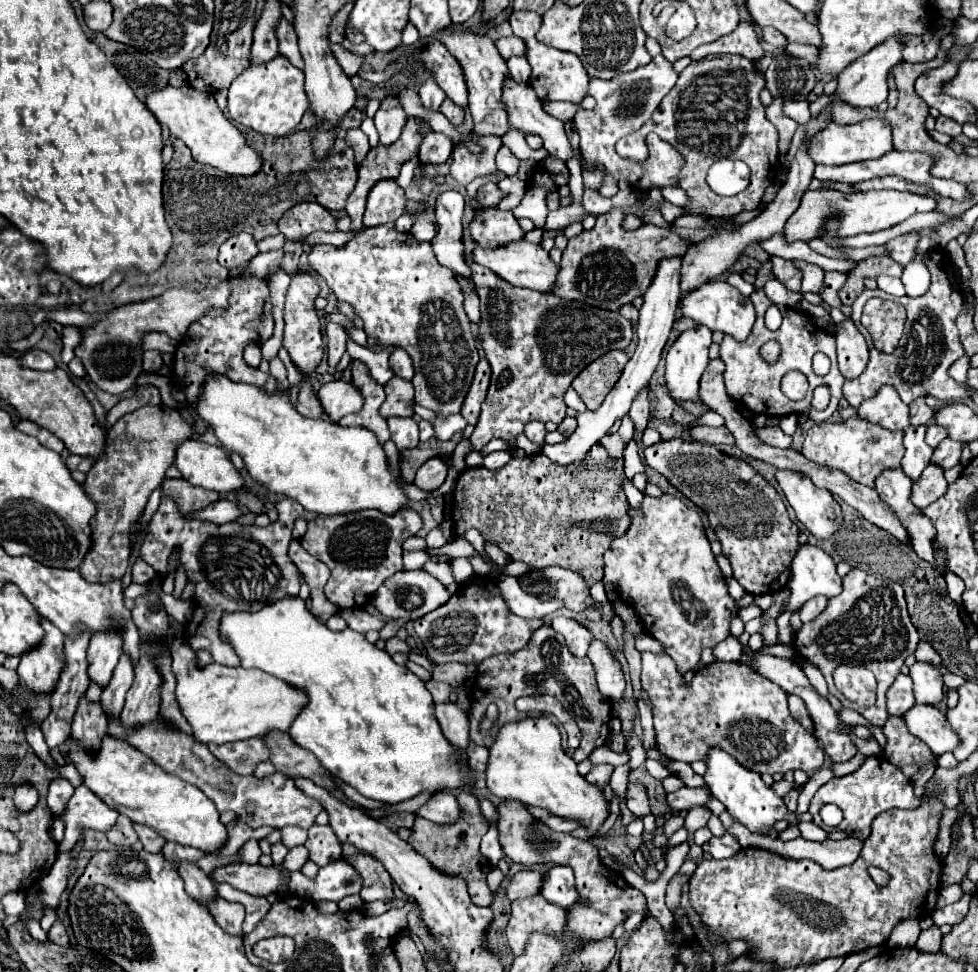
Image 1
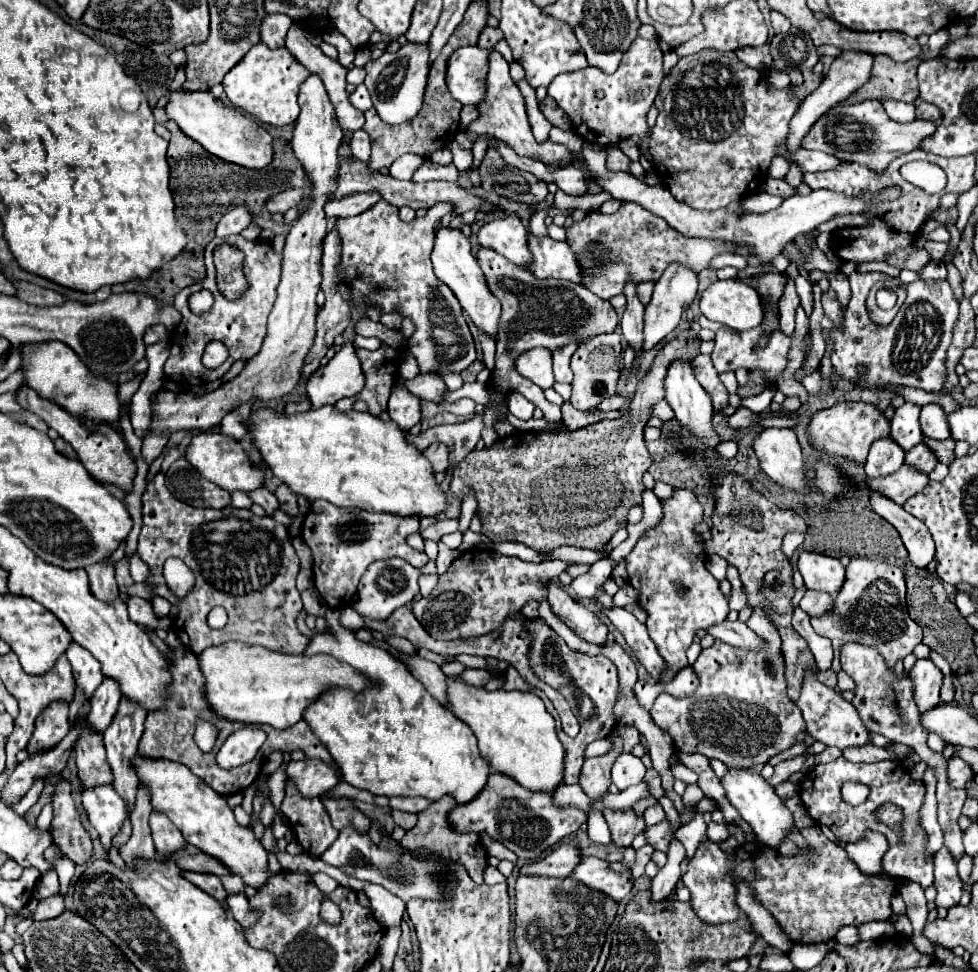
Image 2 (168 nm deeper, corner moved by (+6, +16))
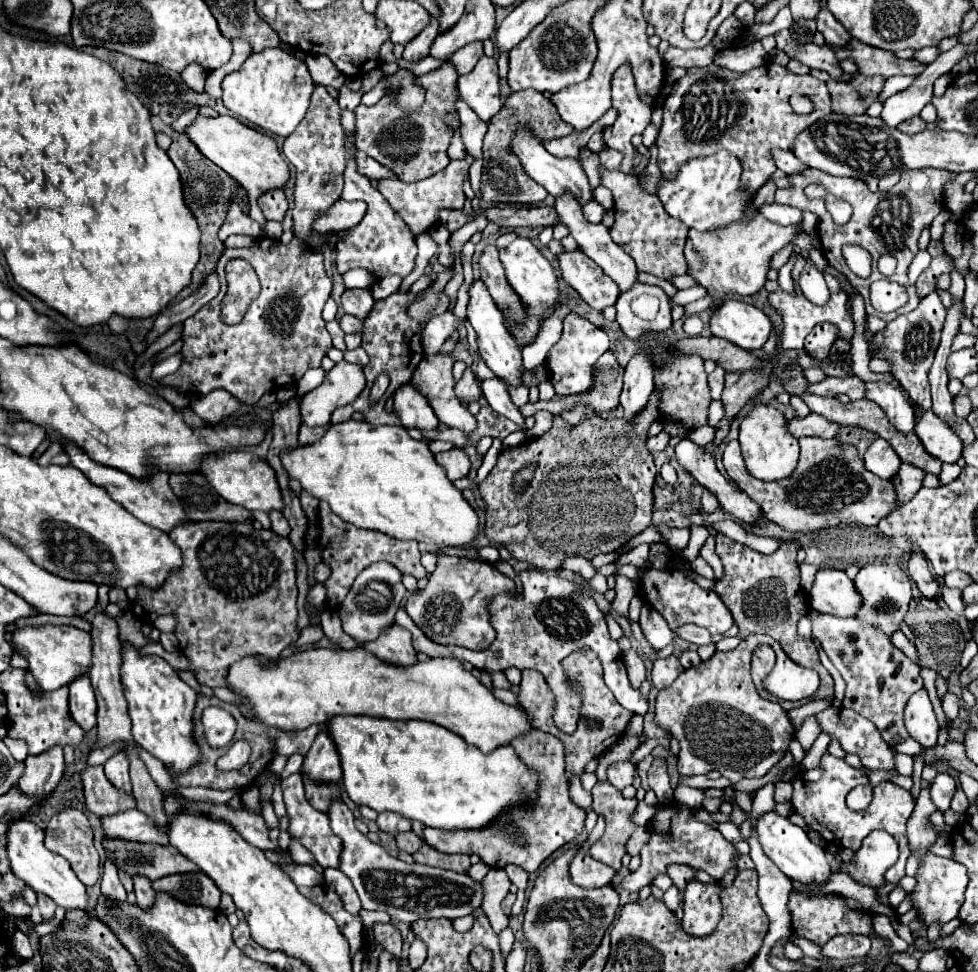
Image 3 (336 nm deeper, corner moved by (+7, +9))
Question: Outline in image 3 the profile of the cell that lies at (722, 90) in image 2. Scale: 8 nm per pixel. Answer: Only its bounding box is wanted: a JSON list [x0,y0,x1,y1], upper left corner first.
[657,63,831,191]

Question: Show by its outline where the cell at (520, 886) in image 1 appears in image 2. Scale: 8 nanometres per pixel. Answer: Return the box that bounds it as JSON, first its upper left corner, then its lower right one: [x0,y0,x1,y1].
[520,844,582,878]

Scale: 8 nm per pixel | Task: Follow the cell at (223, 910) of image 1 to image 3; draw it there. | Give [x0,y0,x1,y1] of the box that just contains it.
[153,873,221,909]

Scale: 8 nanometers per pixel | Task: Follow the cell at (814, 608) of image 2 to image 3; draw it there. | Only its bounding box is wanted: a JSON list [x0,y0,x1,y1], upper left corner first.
[807,609,923,747]

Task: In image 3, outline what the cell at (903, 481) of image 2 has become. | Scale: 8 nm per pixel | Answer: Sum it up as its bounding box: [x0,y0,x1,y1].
[723,437,899,533]

